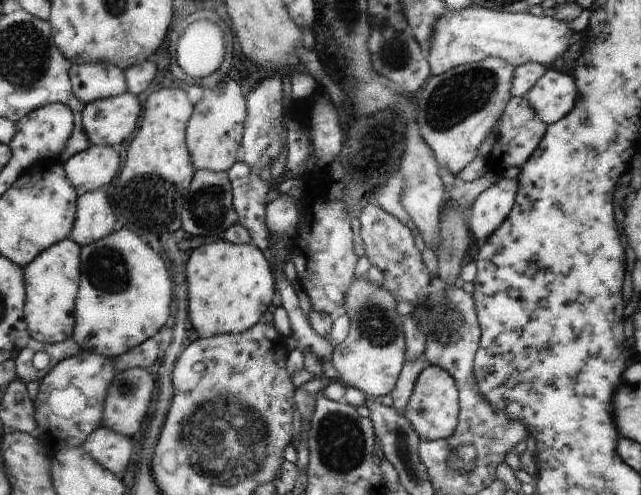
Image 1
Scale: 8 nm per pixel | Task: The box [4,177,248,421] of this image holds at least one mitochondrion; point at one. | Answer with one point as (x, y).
(108, 270)

